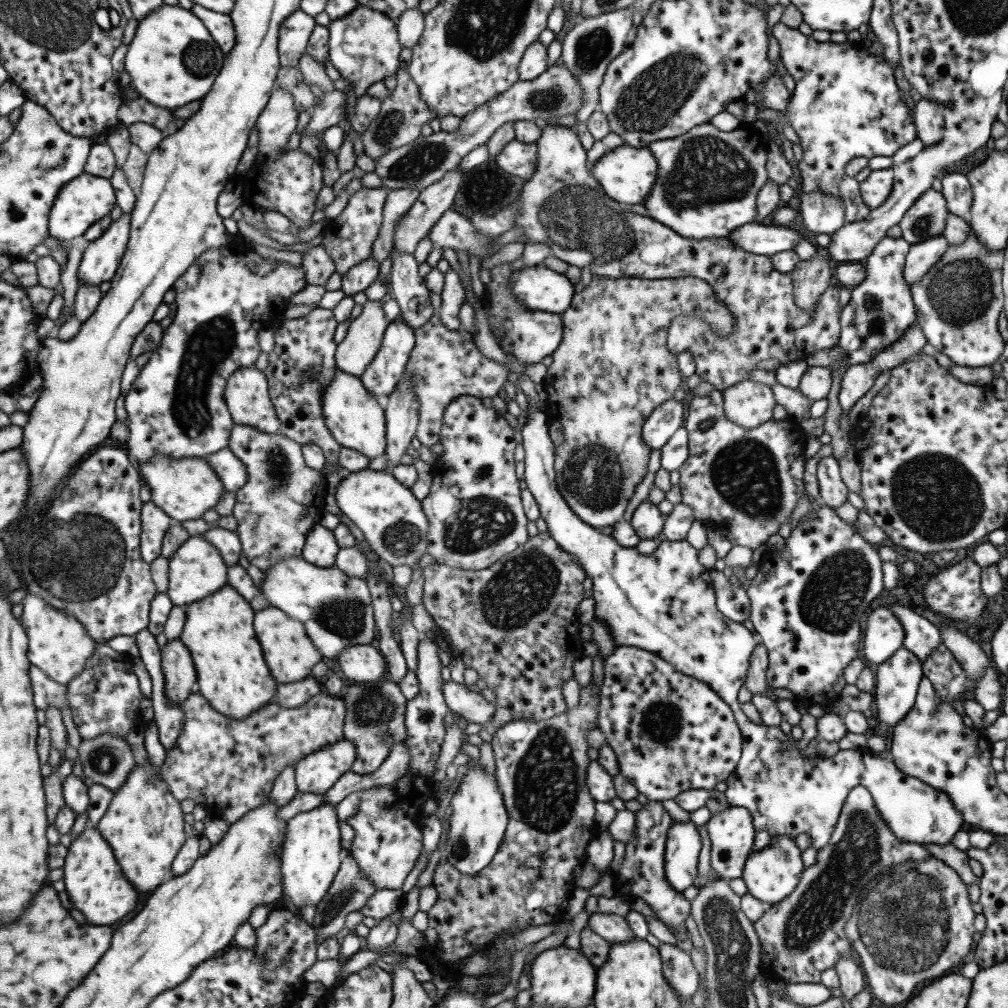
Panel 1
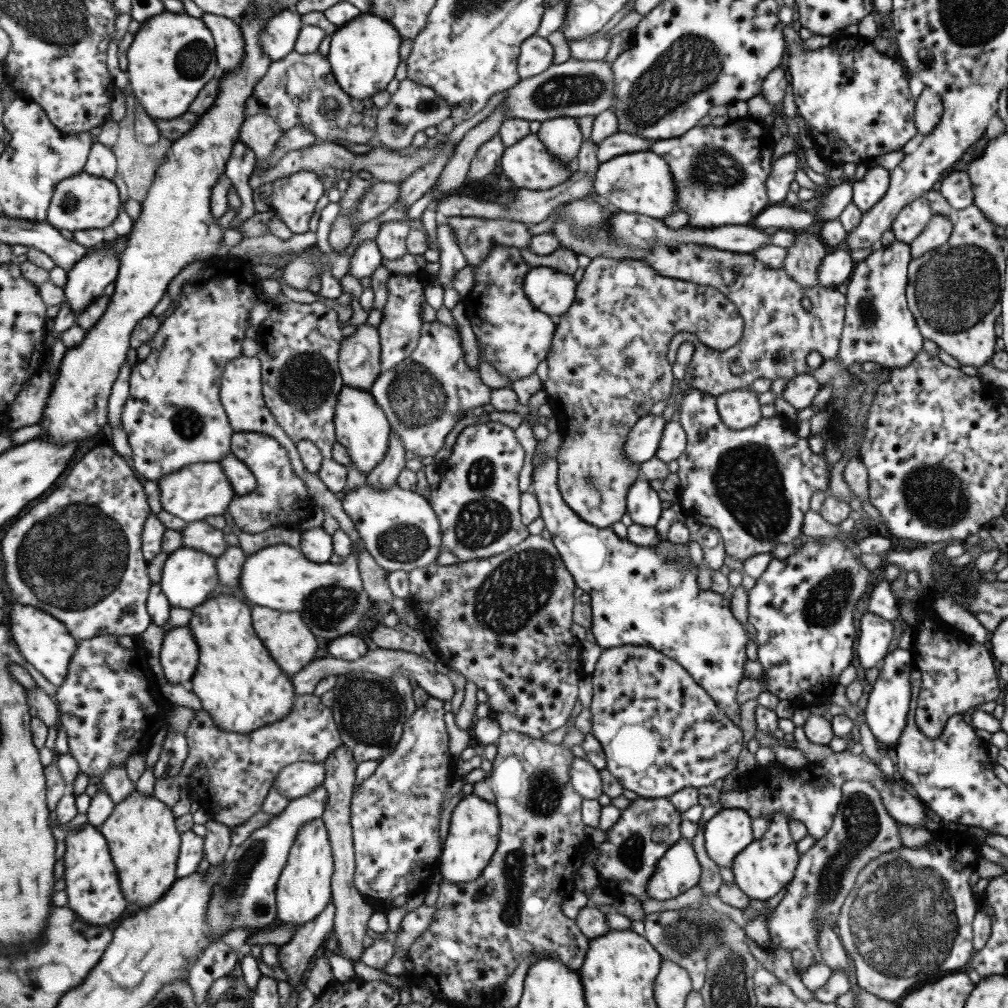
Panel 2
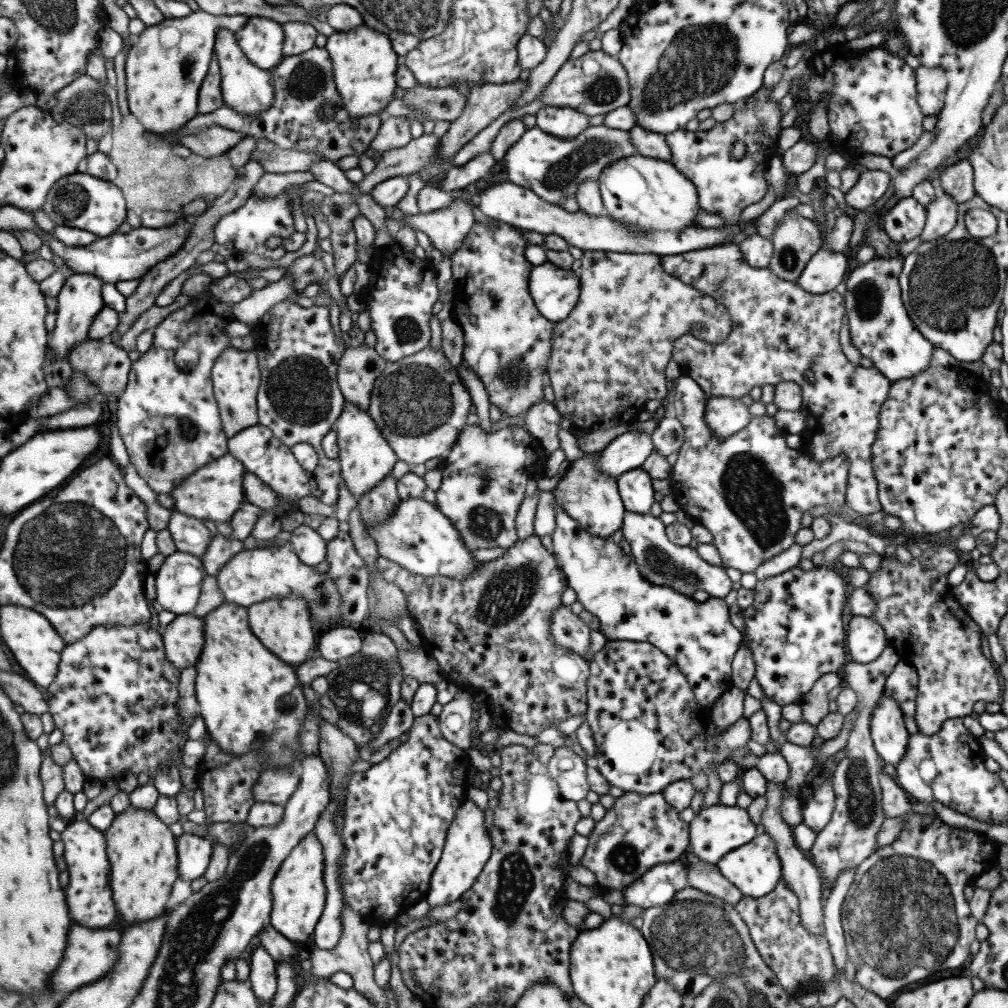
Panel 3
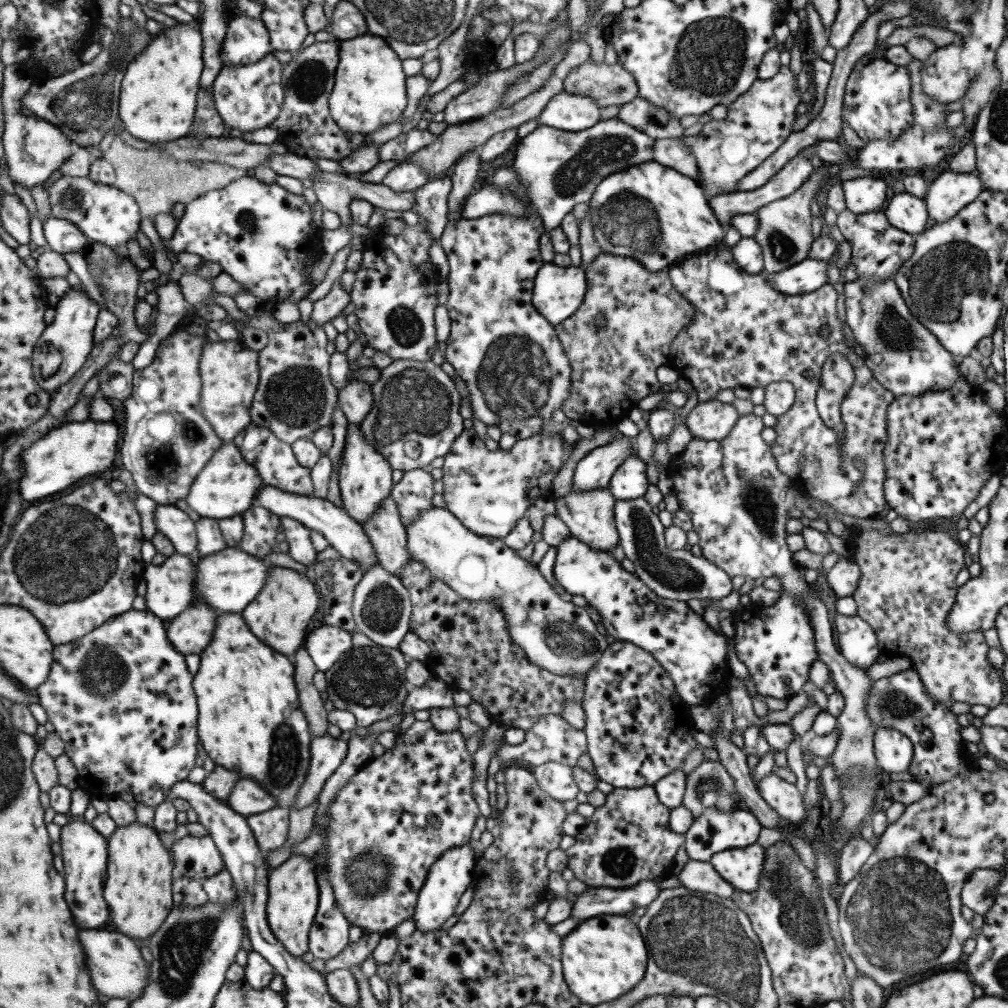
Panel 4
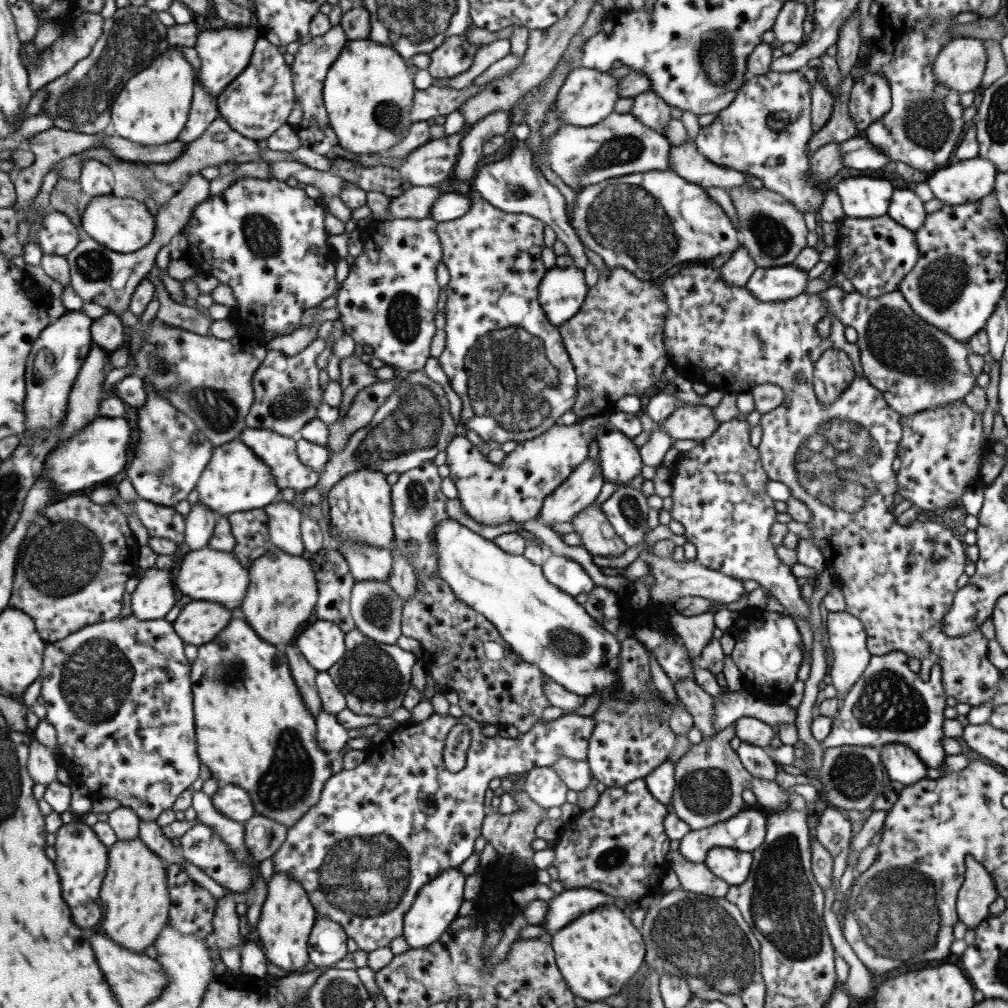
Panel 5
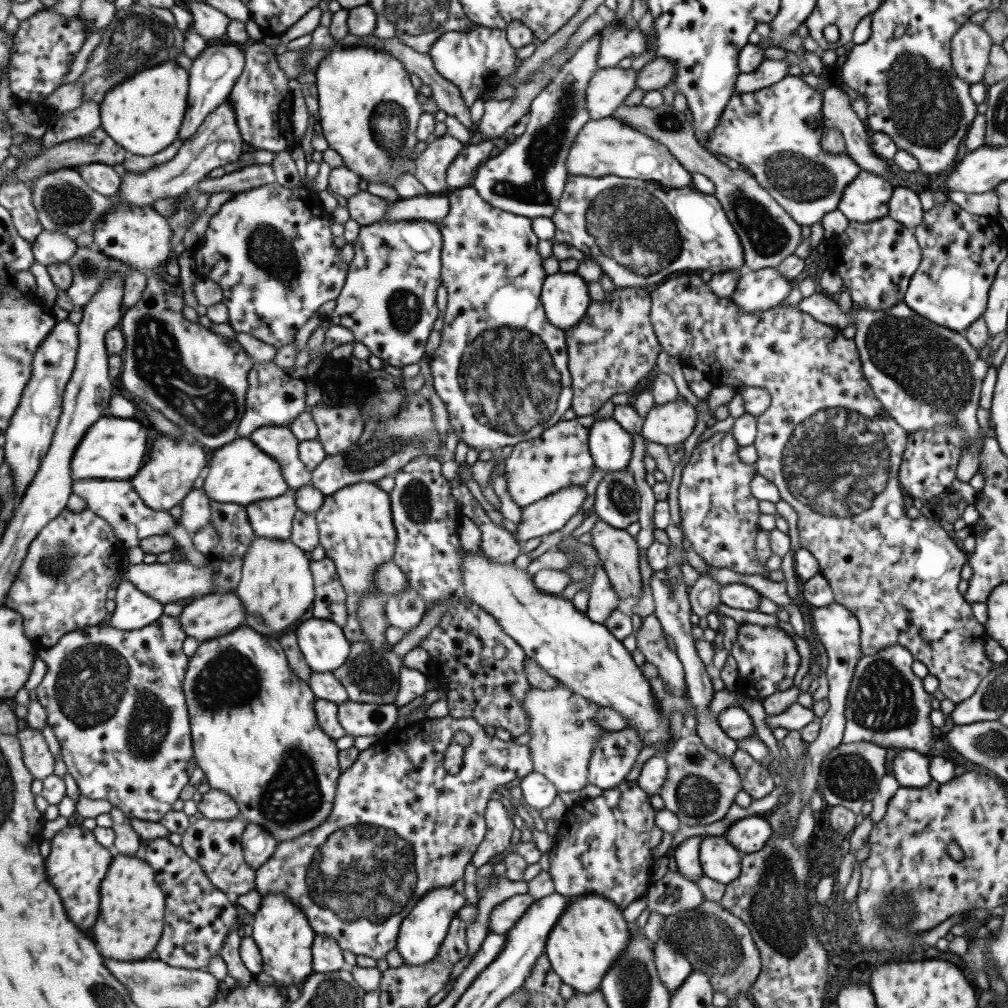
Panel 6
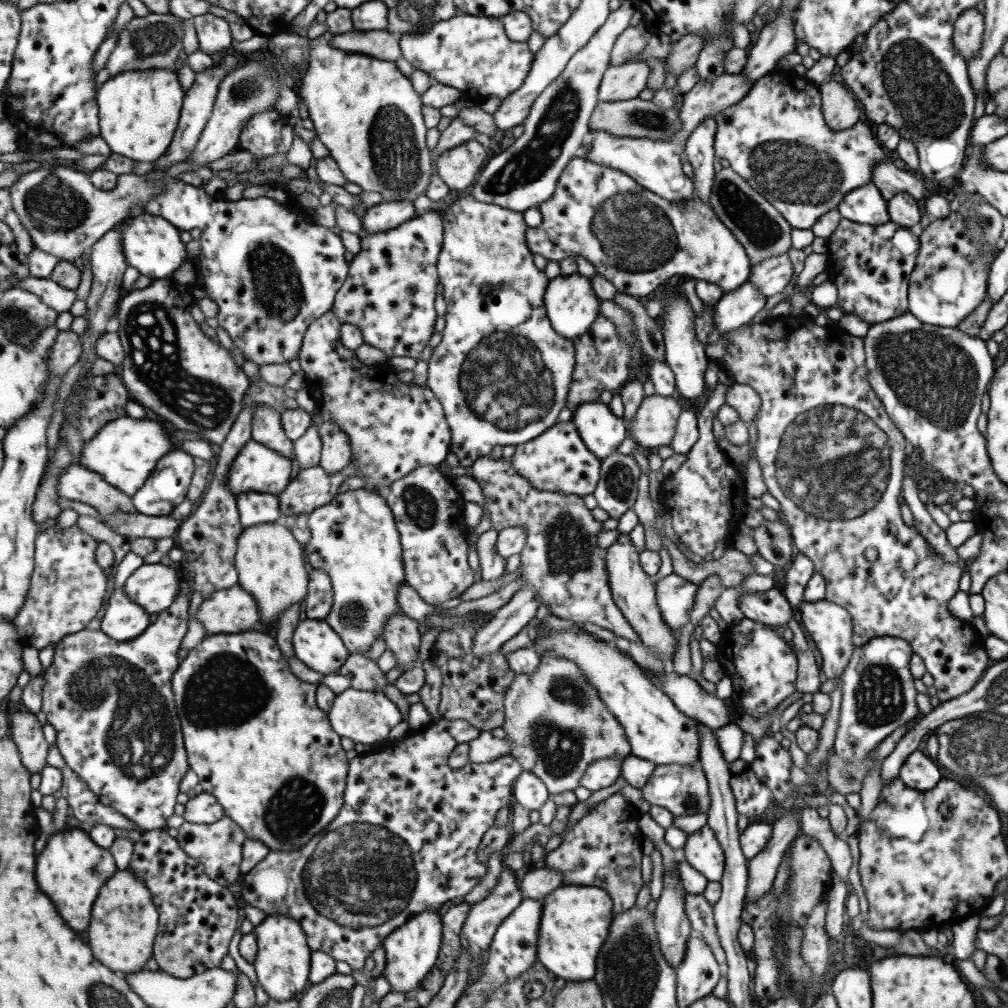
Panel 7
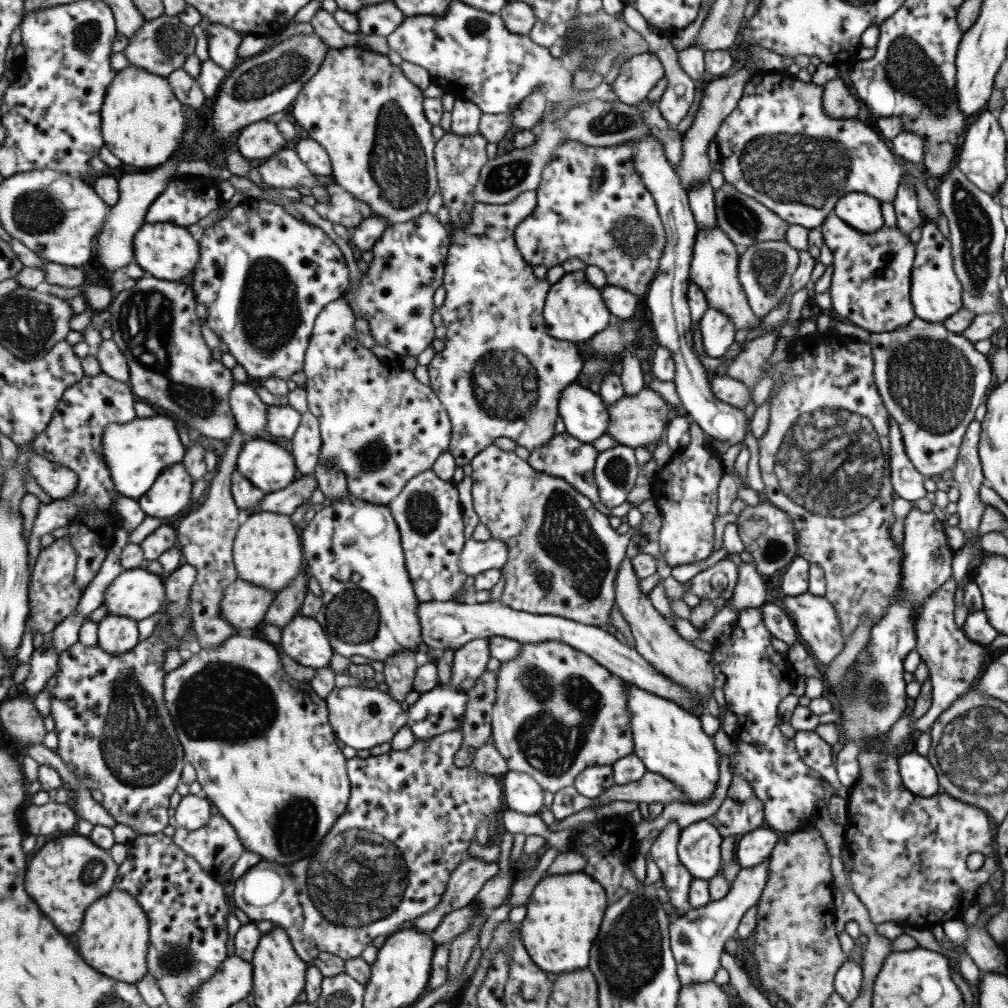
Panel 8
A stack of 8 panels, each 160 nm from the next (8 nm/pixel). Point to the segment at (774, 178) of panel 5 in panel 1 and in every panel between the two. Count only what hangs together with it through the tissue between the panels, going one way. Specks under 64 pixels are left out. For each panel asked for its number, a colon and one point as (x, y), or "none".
1: (706, 182)
2: (719, 172)
3: (724, 186)
4: (757, 122)

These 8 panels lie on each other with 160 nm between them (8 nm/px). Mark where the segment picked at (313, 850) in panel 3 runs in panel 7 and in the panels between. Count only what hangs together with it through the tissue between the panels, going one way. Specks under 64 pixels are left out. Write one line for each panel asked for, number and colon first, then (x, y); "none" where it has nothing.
4: (292, 898)
5: (286, 916)
6: (280, 930)
7: (282, 960)

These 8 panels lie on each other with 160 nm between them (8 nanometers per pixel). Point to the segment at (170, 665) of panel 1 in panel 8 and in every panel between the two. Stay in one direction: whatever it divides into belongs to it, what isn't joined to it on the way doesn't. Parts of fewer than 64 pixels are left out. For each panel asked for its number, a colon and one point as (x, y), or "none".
2: (180, 657)
3: (184, 638)
4: (191, 632)
5: (199, 622)
6: (210, 616)
7: (230, 611)
8: (244, 605)

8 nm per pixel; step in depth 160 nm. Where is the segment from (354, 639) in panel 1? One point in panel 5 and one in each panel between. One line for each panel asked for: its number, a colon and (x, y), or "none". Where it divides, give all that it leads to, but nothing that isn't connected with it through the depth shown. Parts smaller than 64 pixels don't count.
2: (330, 598)
3: (250, 576)
4: (229, 580)
5: (204, 575)

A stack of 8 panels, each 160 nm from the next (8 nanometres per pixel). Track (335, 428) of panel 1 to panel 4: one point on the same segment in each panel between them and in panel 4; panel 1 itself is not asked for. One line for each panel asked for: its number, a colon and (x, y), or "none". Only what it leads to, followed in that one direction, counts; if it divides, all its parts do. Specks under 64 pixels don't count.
2: (360, 426)
3: (364, 458)
4: (364, 478)

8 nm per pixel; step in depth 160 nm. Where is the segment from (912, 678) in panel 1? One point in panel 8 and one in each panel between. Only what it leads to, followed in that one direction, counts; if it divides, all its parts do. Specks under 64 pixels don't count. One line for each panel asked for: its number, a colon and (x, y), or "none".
2: (885, 712)
3: (889, 737)
4: (893, 751)
5: (901, 764)
6: (910, 768)
7: (920, 773)
8: (916, 774)

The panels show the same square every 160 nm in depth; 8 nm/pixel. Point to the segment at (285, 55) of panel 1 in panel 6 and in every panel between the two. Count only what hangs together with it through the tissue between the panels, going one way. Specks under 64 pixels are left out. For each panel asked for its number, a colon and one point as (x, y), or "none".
2: (278, 39)
3: (261, 40)
4: (247, 40)
5: (225, 54)
6: (214, 73)

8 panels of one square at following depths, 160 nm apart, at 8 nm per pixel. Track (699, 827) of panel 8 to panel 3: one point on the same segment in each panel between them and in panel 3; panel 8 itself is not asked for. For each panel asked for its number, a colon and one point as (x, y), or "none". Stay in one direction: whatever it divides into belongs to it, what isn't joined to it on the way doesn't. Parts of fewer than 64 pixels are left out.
3: (753, 868)
4: (741, 868)
5: (732, 866)
6: (718, 860)
7: (701, 850)

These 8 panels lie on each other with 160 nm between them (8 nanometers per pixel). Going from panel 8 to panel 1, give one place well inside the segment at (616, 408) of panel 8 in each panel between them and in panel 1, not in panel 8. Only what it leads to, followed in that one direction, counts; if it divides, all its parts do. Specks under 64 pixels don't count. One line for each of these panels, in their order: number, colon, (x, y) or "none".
1: (747, 404)
2: (737, 409)
3: (724, 416)
4: (712, 420)
5: (686, 422)
6: (670, 423)
7: (652, 425)

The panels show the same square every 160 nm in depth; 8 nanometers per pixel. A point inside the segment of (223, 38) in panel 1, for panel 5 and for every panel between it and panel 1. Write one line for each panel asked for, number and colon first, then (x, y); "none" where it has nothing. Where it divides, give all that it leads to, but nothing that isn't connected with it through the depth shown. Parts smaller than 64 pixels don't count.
2: (226, 36)
3: (245, 89)
4: (248, 97)
5: (259, 100)

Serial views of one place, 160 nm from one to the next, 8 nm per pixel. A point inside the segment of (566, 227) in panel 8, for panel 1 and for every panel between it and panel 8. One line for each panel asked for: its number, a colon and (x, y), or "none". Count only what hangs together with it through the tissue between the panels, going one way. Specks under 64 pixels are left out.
1: (626, 174)
2: (639, 182)
3: (649, 193)
4: (648, 212)
5: (646, 222)
6: (638, 231)
7: (636, 240)

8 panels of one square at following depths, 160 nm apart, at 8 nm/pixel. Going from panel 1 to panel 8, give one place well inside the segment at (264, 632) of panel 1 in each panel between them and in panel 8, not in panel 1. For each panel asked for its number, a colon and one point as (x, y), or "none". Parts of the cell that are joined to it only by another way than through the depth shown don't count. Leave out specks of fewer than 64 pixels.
2: (293, 646)
3: (284, 624)
4: (280, 613)
5: (278, 603)
6: (276, 588)
7: (270, 563)
8: (267, 552)

